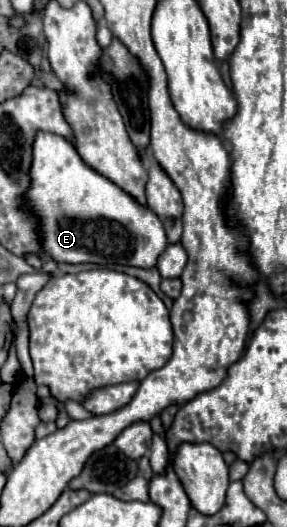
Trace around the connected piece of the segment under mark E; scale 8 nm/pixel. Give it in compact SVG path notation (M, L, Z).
M37 134L27 206L41 216L43 250L57 262L121 264L149 270L155 268L159 254L167 248L165 228L157 214L137 204L111 180L91 170L81 160L75 146L57 134Z

